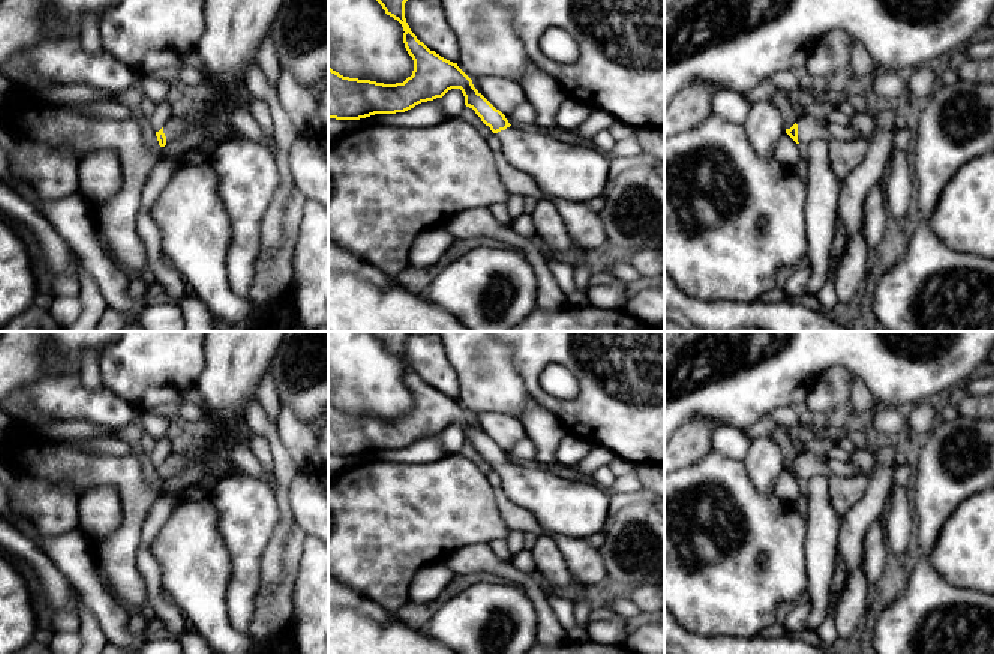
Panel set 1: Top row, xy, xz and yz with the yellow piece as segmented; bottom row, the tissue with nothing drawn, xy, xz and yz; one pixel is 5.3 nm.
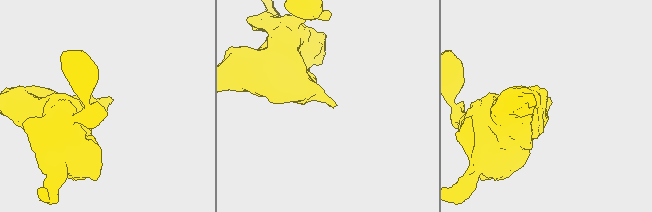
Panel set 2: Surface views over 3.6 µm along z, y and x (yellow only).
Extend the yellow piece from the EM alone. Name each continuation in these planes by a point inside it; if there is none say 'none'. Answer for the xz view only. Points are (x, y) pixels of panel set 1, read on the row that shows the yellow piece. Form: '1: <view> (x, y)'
1: xz (577, 173)

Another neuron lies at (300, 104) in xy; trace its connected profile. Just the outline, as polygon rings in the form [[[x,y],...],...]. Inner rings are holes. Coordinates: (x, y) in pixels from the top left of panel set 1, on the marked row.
[[[280,69],[277,96],[300,136],[322,140],[328,126],[318,114],[319,99],[297,84],[292,72]]]

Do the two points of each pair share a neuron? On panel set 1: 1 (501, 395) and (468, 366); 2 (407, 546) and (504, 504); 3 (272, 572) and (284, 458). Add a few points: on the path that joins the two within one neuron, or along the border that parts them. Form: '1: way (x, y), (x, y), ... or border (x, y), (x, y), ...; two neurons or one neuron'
1: way (494, 387), (476, 369); one neuron
2: border (492, 488), (496, 507), (508, 530); two neurons
3: way (276, 543), (284, 525), (284, 486); one neuron

